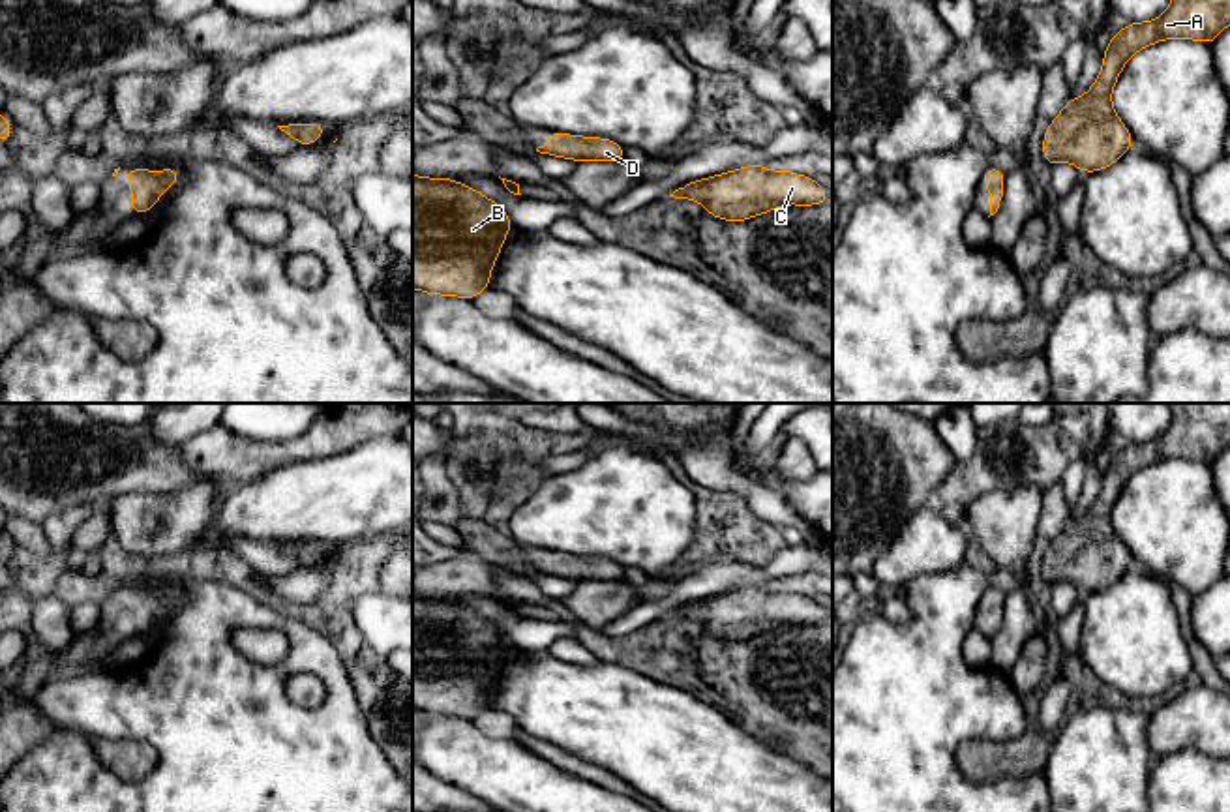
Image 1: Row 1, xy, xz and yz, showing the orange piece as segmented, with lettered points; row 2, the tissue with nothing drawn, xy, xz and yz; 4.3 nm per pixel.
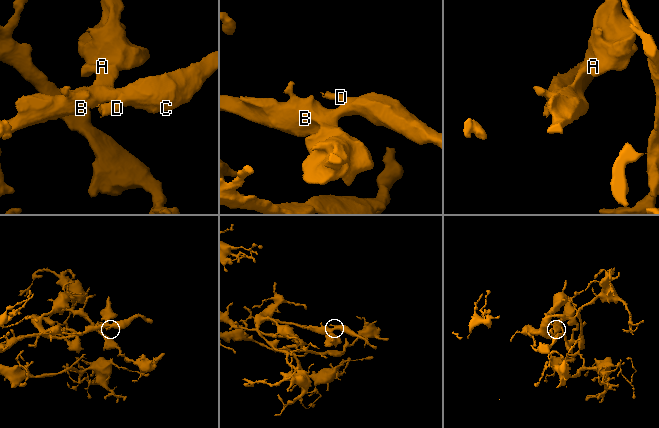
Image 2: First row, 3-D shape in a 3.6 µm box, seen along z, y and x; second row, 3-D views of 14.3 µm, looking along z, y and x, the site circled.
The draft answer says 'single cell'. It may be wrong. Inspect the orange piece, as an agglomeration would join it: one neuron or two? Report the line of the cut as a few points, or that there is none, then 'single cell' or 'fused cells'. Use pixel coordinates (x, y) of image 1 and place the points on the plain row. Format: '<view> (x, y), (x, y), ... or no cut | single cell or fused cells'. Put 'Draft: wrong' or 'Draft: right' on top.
Draft: right
no cut | single cell

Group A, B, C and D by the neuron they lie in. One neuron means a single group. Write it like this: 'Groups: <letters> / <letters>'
Groups: A B C D

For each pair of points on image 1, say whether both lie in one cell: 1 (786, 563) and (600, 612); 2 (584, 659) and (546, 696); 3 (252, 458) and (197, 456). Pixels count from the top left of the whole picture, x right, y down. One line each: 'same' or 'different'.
1: different
2: different
3: same

